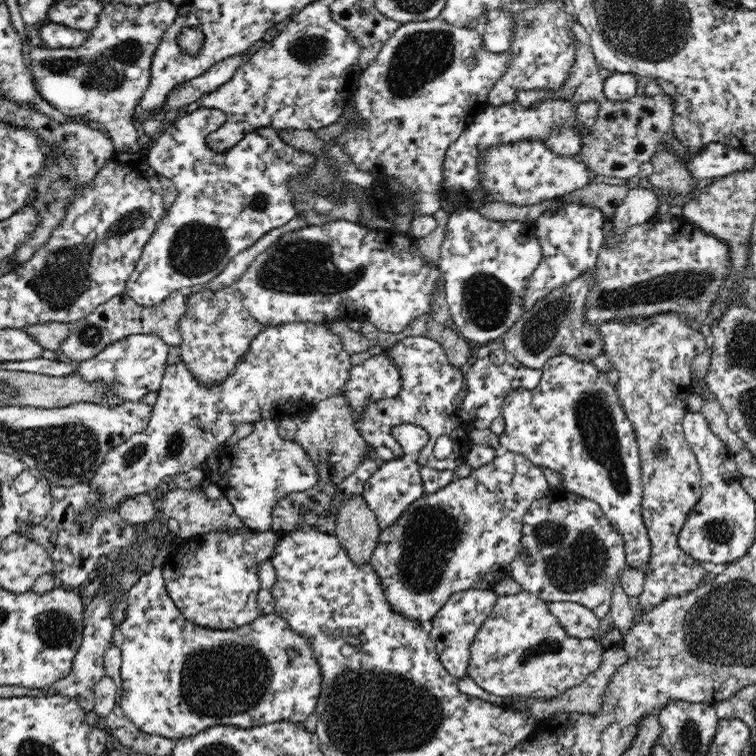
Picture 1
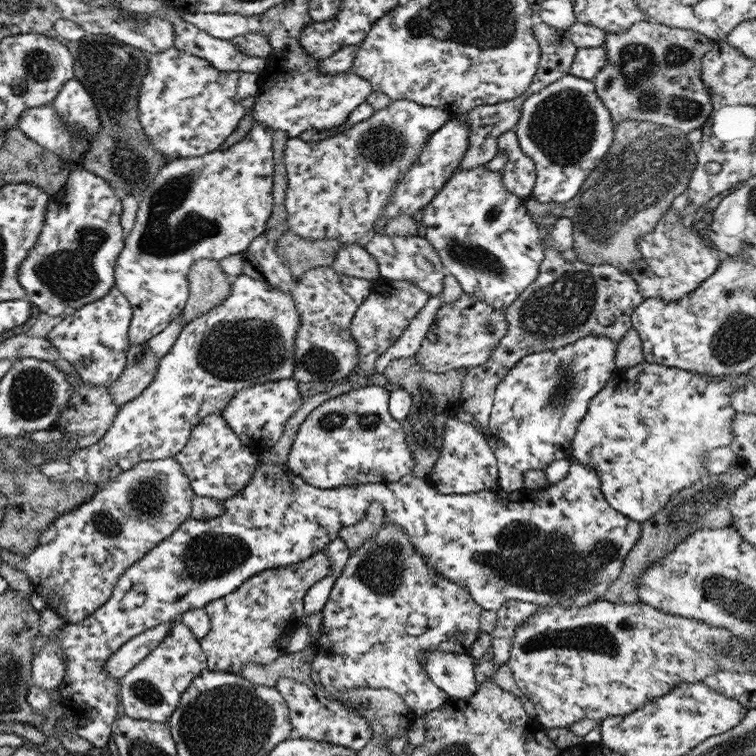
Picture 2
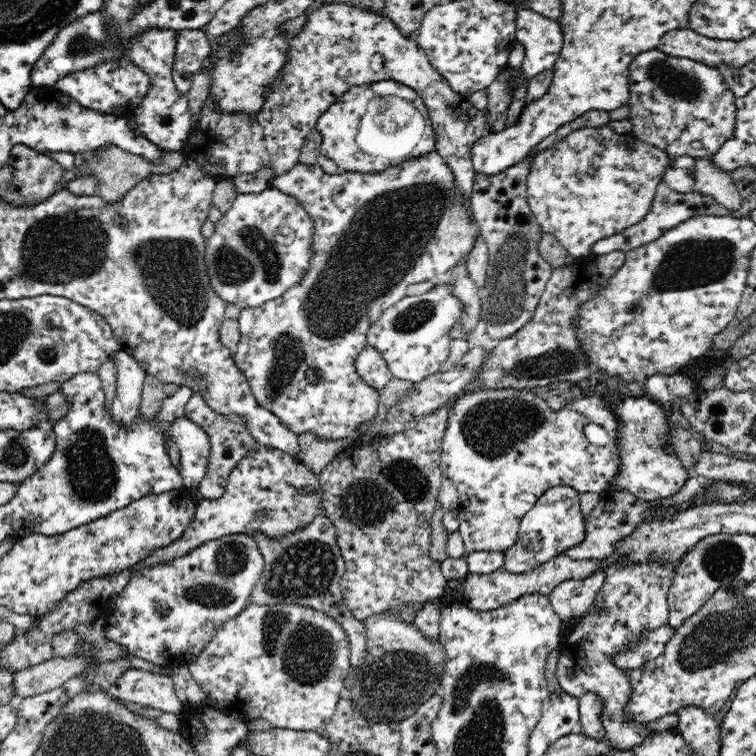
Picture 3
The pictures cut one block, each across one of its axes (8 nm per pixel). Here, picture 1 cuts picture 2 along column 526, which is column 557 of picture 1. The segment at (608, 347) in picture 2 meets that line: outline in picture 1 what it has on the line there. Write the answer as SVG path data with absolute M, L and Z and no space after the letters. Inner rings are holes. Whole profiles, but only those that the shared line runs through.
M561 354L550 358L542 366L542 378L533 388L515 388L505 394L501 417L505 430L499 435L503 451L512 451L528 457L536 466L545 466L558 471L563 478L562 488L578 496L597 502L606 519L624 537L626 568L648 568L651 546L647 528L642 520L643 484L641 460L634 425L628 420L620 405L617 387L613 378L598 370L593 362L585 362Z

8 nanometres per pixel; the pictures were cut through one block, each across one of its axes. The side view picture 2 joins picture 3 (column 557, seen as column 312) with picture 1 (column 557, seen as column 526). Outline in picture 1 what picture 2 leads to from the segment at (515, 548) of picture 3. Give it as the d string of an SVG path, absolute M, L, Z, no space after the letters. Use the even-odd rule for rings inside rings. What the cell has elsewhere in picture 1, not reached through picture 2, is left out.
M550 488L524 513L520 546L518 556L510 565L510 577L522 590L535 594L546 602L581 604L592 610L599 619L606 616L611 607L614 584L626 569L626 551L624 537L612 527L597 502L578 496L566 488Z

